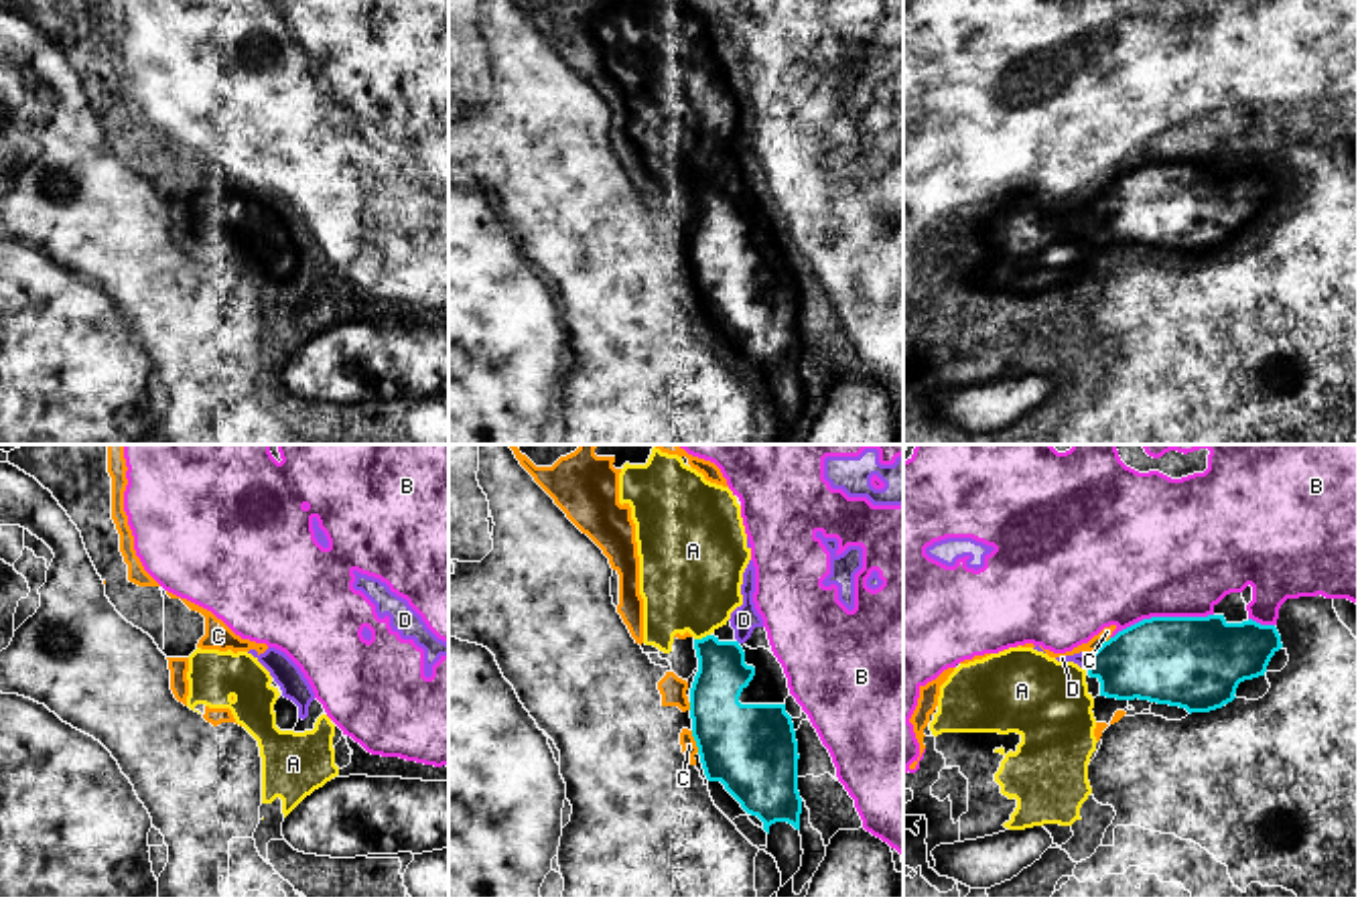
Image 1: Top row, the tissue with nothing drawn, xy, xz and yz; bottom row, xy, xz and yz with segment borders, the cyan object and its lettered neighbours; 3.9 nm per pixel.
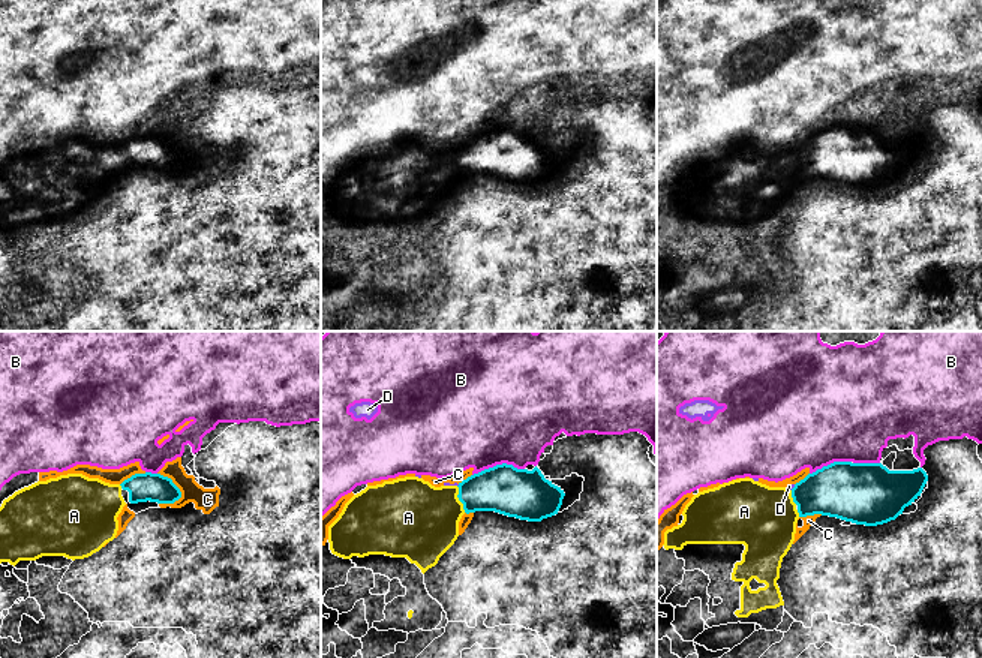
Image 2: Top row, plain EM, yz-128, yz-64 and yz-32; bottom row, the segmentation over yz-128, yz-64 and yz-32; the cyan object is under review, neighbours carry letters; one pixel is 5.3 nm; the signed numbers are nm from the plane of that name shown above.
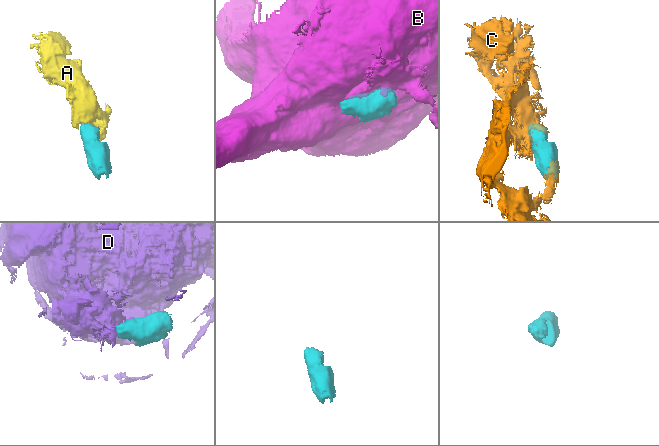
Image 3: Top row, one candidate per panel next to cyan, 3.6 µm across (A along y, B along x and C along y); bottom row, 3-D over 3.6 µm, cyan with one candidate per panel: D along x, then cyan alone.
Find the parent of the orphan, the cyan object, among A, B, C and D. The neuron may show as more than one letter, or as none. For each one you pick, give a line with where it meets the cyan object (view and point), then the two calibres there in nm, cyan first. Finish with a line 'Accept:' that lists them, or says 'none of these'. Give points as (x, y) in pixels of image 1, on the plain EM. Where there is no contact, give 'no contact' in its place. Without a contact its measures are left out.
A: meets cyan in xz at (703, 183); 200 nm thick on the cyan side, 400 nm on the other
Accept: A

